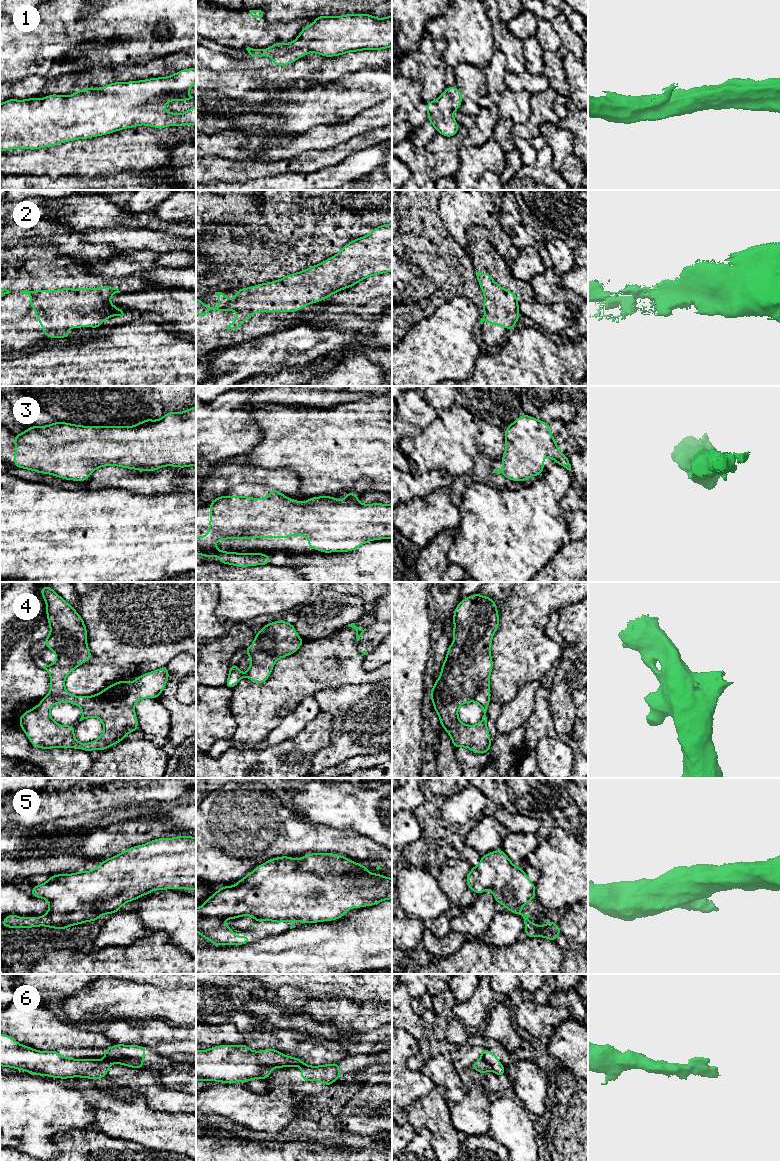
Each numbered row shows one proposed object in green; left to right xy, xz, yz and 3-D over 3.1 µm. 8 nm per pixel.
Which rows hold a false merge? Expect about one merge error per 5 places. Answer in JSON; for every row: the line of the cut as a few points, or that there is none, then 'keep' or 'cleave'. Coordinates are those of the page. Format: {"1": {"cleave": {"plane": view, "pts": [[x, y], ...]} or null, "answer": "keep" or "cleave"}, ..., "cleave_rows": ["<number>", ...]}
{"1": {"cleave": null, "answer": "keep"}, "2": {"cleave": null, "answer": "keep"}, "3": {"cleave": null, "answer": "keep"}, "4": {"cleave": null, "answer": "keep"}, "5": {"cleave": null, "answer": "keep"}, "6": {"cleave": {"plane": "xy", "pts": [[105, 1058], [113, 1062]]}, "answer": "cleave"}, "cleave_rows": ["6"]}

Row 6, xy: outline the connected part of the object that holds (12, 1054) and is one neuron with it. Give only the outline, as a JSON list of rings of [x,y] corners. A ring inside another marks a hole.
[[[0,1034],[0,1066],[26,1071],[38,1076],[68,1079],[73,1077],[97,1080],[105,1077],[112,1061],[73,1059],[53,1051],[39,1051],[21,1045],[14,1038]]]

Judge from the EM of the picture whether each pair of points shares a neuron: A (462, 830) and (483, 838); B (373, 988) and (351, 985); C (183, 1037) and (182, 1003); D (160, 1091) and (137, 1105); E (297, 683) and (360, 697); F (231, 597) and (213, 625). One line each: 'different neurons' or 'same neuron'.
A: different neurons
B: same neuron
C: different neurons
D: different neurons
E: different neurons
F: different neurons

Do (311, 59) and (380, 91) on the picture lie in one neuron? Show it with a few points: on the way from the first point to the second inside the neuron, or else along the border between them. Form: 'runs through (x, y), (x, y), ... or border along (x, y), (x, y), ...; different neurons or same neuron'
border along (381, 69), (363, 69), (359, 71); different neurons

